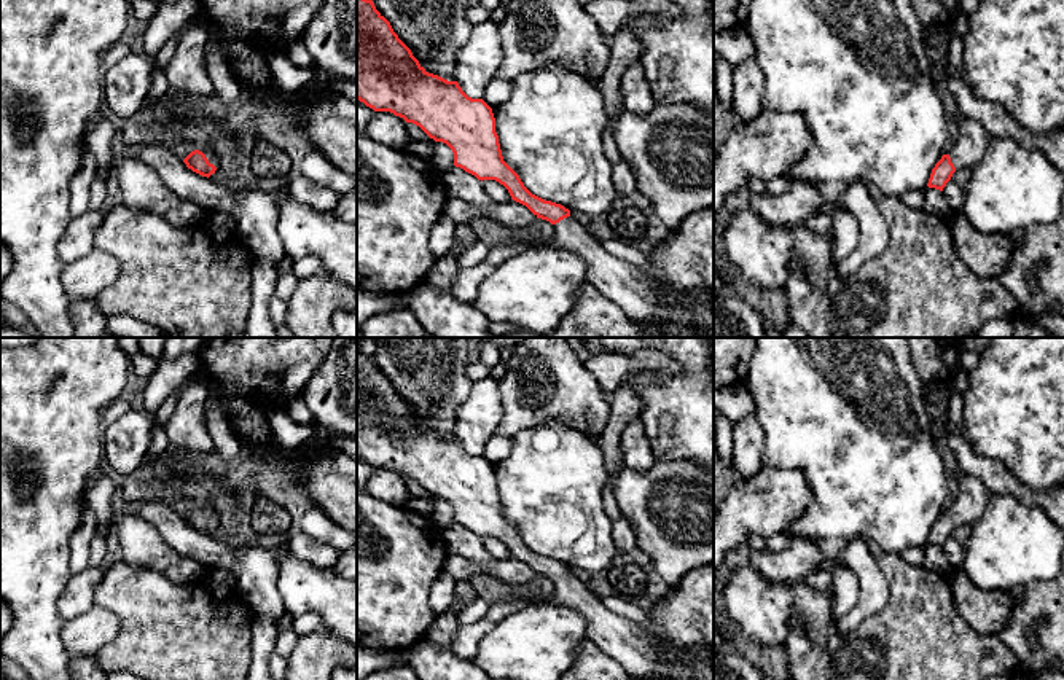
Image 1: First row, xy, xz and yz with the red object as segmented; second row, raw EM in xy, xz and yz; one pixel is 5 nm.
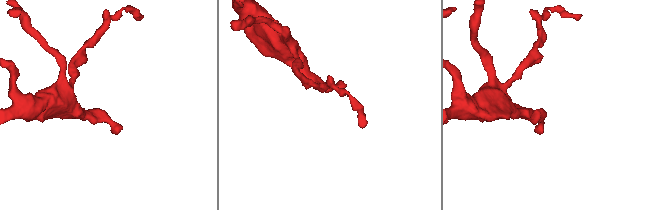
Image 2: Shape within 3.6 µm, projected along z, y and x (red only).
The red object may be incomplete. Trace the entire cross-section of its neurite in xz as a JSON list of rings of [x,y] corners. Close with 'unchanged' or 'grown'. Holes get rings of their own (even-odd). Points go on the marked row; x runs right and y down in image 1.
[[[357,0],[357,99],[446,143],[454,153],[456,167],[481,182],[499,182],[513,201],[554,228],[545,242],[495,247],[478,266],[460,269],[451,288],[457,301],[473,304],[479,283],[529,247],[562,248],[586,263],[588,280],[639,328],[663,338],[690,338],[694,322],[690,312],[642,269],[612,256],[594,229],[572,218],[569,209],[532,194],[503,161],[492,108],[483,99],[468,97],[457,81],[428,73],[373,0]]] | grown

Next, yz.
[[[973,118],[959,119],[959,137],[948,154],[932,169],[927,186],[943,191],[957,169],[973,169],[981,162],[991,143],[983,124]]] | grown

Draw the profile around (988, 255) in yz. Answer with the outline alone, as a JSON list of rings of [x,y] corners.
[[[962,212],[948,215],[954,245],[965,264],[981,279],[999,279],[1016,255],[1010,234],[983,234]]]

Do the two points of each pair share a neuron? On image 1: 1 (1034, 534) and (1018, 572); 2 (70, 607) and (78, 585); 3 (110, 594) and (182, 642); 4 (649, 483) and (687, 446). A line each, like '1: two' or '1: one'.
1: one
2: one
3: one
4: two

